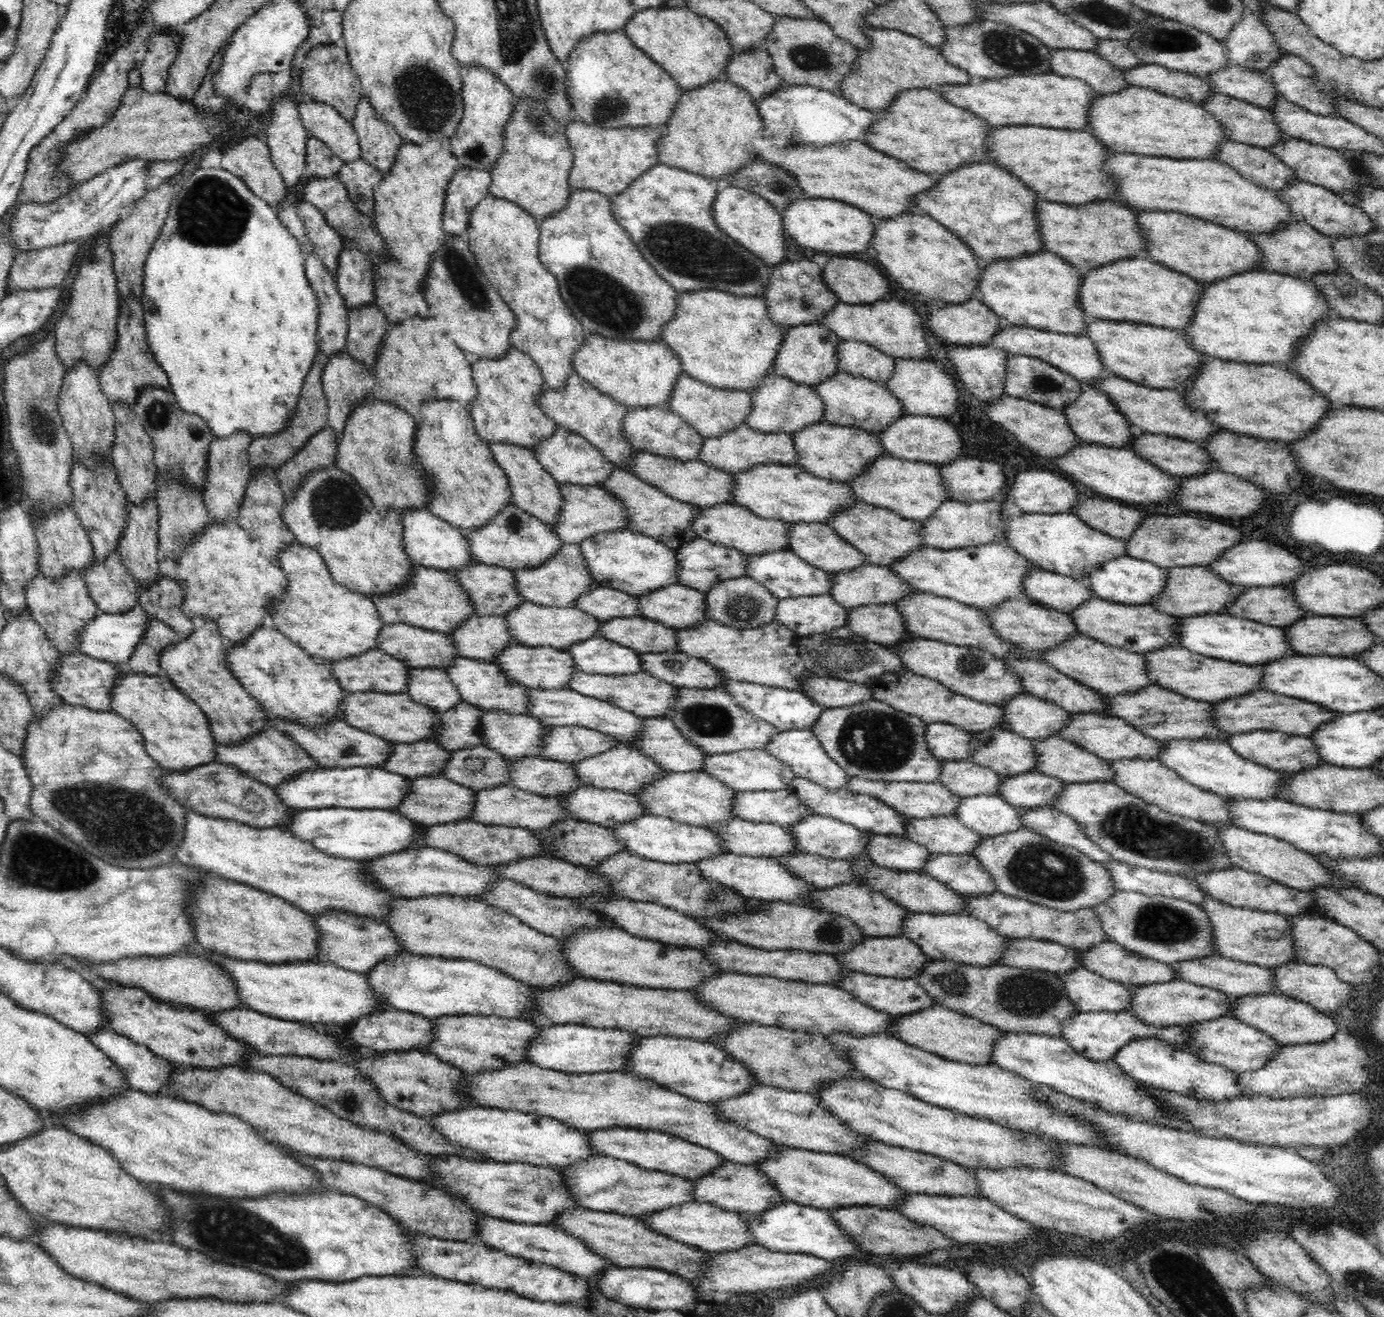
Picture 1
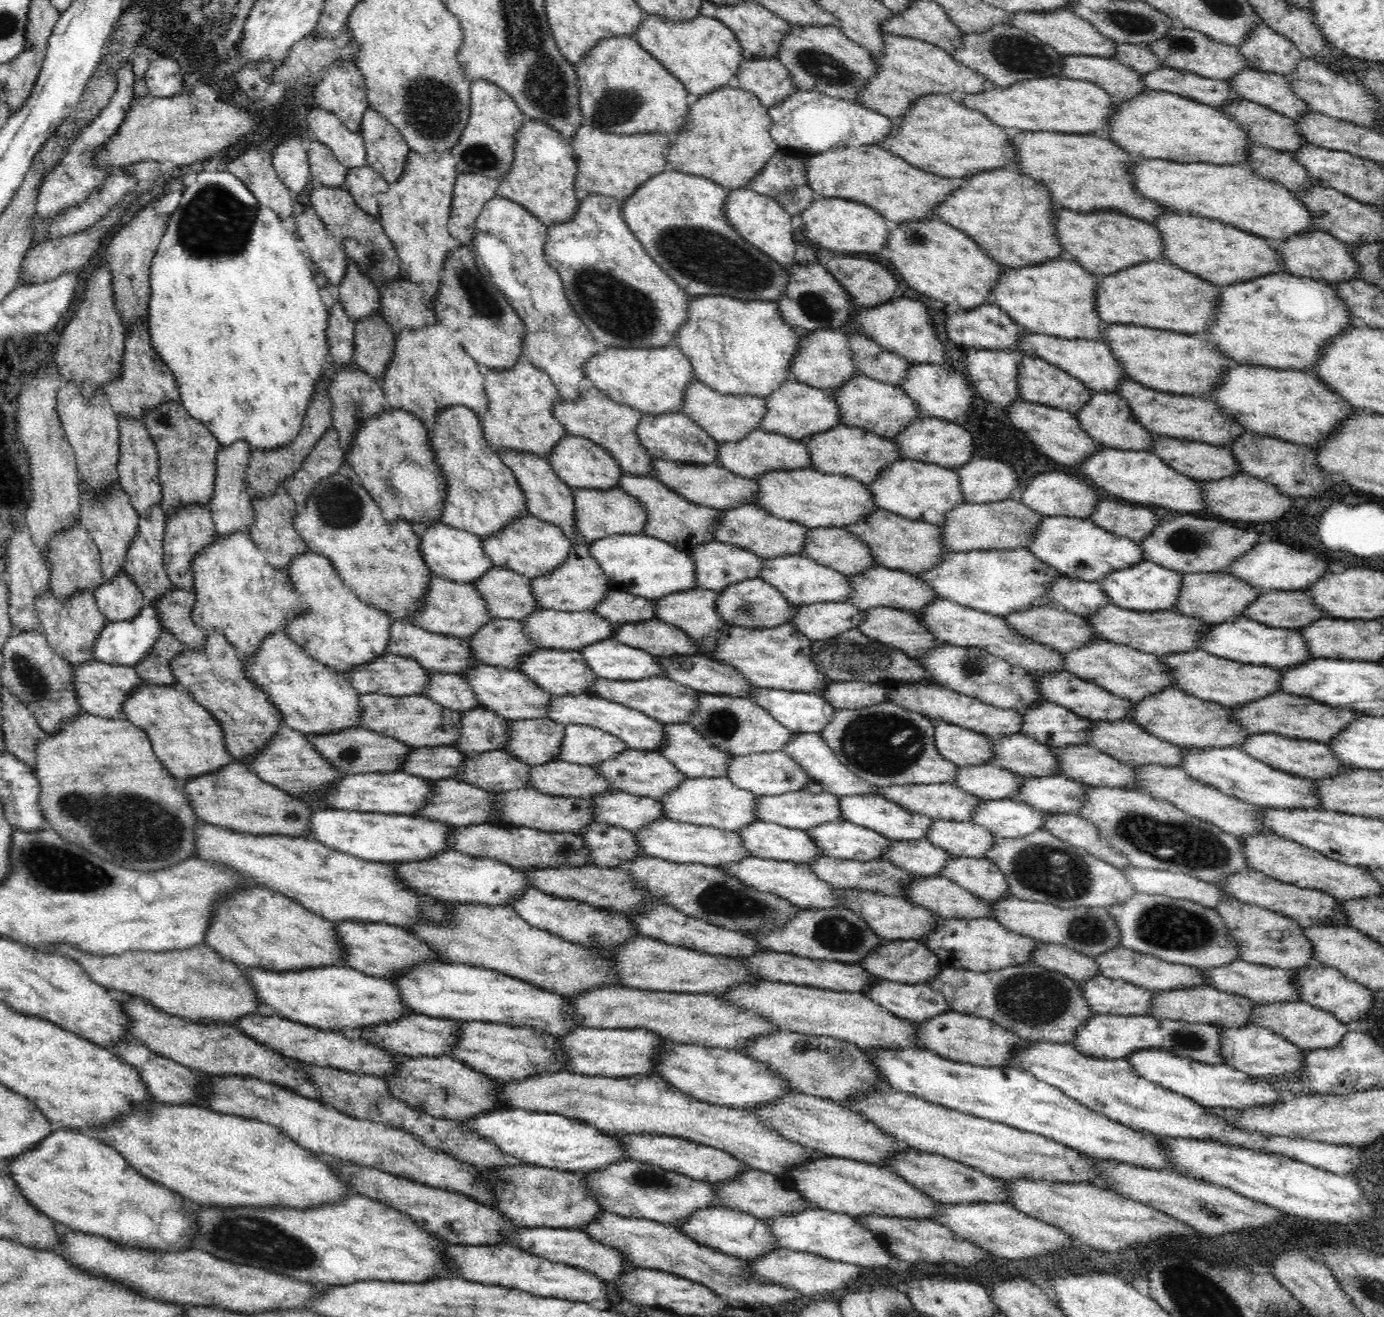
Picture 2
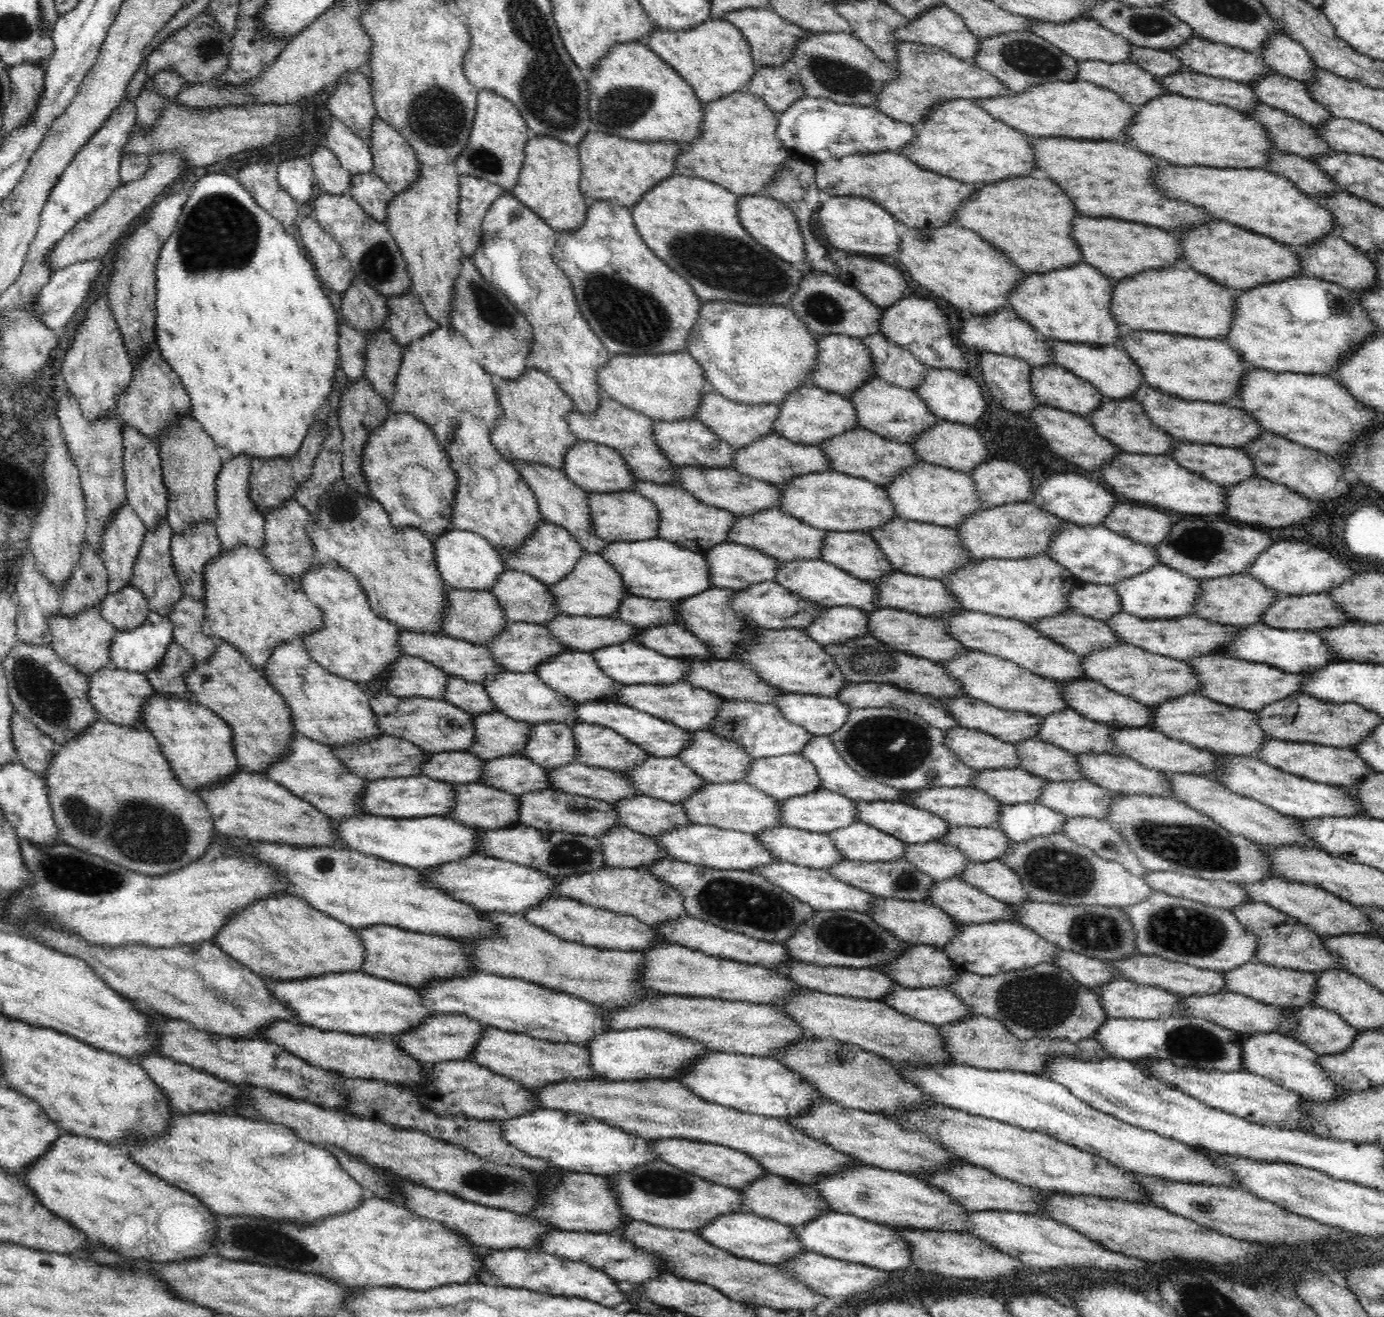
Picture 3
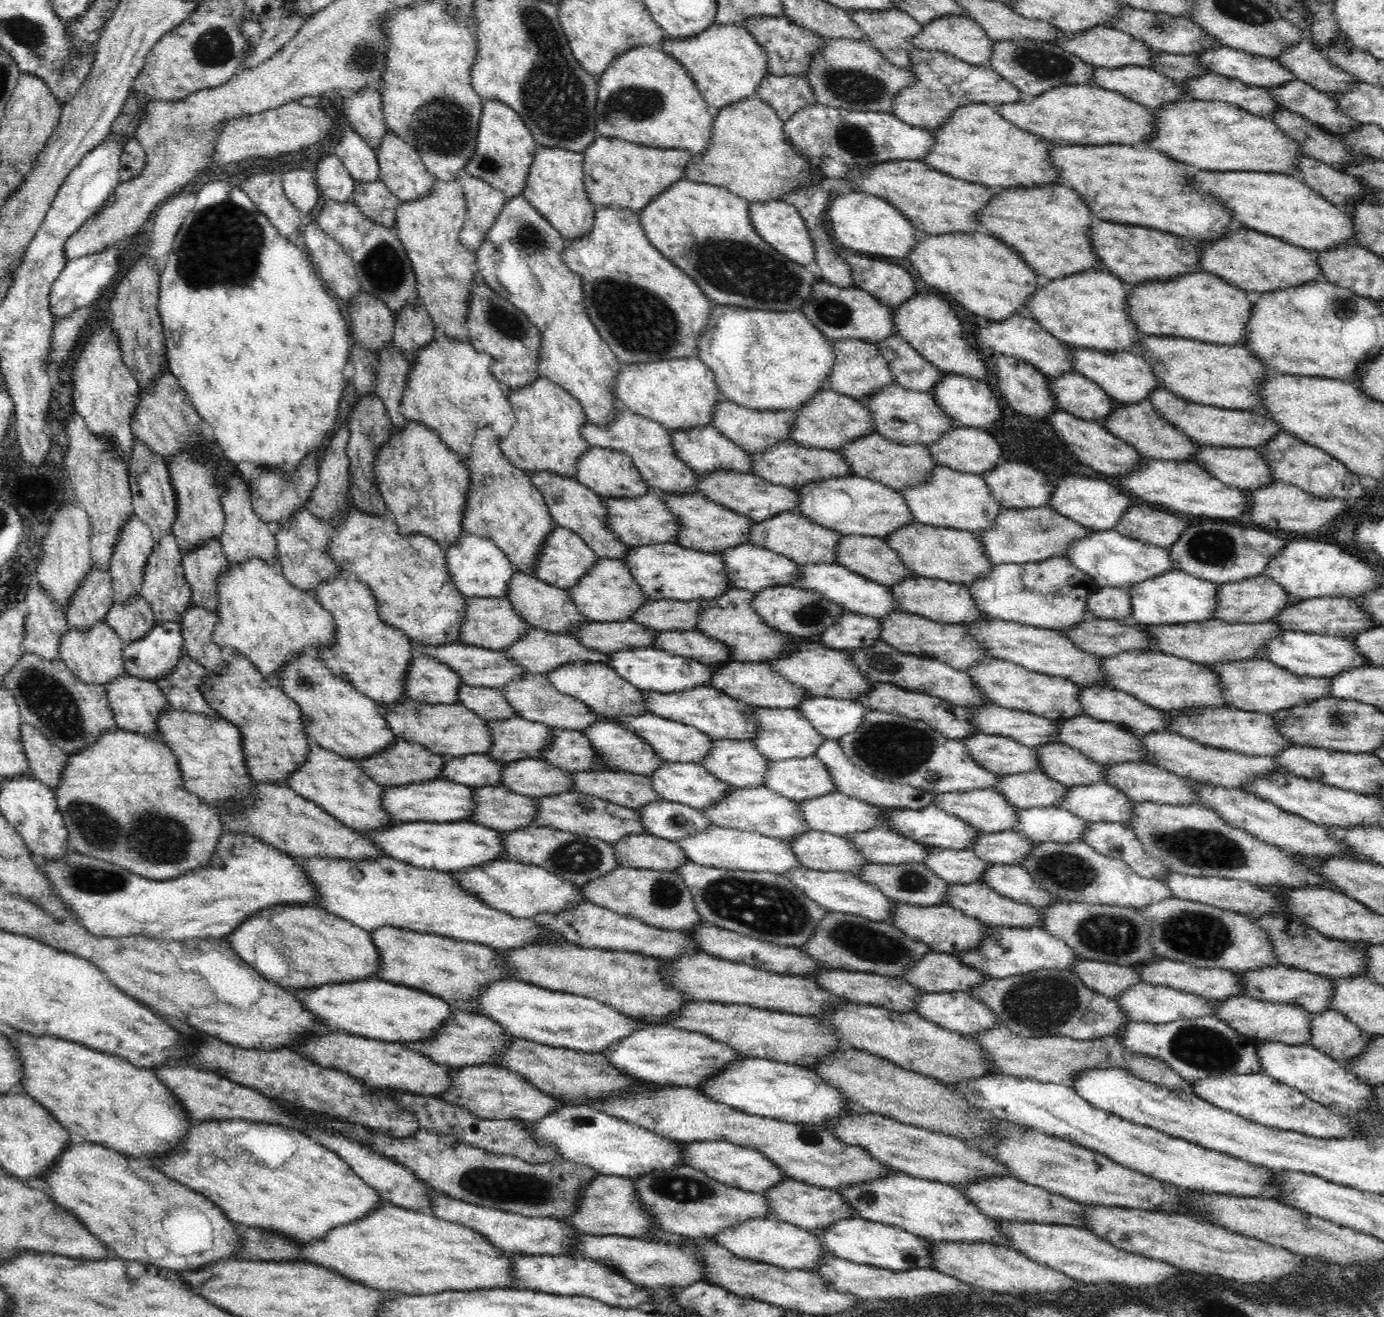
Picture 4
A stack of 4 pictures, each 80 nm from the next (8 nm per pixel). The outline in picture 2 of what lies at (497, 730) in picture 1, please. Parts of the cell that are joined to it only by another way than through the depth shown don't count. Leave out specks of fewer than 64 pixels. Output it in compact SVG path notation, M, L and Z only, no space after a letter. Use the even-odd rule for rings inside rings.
M546 717L533 719L507 719L511 735L503 748L520 762L528 765L555 761L561 749L565 726Z

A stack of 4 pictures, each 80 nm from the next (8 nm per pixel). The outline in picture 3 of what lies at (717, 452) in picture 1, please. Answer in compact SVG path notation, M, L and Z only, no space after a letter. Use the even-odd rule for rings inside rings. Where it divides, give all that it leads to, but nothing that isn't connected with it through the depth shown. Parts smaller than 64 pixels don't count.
M777 433L768 434L766 438L760 438L758 442L748 444L746 448L736 449L733 454L733 468L740 474L745 474L761 481L782 485L790 478L808 473L832 471L825 454L816 445L804 446L788 441Z

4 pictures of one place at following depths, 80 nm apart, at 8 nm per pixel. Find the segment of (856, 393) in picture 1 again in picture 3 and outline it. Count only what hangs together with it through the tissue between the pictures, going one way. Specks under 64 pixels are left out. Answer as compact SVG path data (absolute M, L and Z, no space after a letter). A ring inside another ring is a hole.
M872 378L856 388L850 396L850 403L856 409L855 420L862 429L870 430L891 442L908 444L914 436L924 434L928 428L934 428L941 419L930 413L926 403L920 399L916 390L901 388L884 380Z

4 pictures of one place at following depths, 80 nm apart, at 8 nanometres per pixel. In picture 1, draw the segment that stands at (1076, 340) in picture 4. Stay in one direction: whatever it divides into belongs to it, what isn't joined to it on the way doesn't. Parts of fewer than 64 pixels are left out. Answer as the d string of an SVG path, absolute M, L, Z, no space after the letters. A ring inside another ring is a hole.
M1046 250L1018 258L994 259L985 263L979 275L978 297L1000 318L1013 325L1080 335L1088 324L1078 302L1082 277L1063 258Z

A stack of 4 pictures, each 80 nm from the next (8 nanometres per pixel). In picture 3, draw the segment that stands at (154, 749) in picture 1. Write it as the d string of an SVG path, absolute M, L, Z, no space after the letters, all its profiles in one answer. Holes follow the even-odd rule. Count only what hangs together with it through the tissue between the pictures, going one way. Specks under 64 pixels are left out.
M154 693L143 706L141 720L145 720L143 724L157 740L181 785L190 791L225 781L240 768L231 744L231 728L206 706Z

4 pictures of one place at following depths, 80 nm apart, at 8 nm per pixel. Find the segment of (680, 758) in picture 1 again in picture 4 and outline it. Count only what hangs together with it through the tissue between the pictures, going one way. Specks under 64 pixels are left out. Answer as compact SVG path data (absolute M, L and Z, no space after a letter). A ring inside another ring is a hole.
M712 738L711 743L712 746L707 757L699 762L710 774L734 787L763 785L769 769L769 762L772 760L762 756L762 753L756 750L751 740Z

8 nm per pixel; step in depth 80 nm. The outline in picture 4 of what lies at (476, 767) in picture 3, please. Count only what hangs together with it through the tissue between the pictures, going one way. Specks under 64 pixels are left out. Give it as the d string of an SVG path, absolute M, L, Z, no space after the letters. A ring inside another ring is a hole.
M469 754L464 757L446 757L441 778L470 787L502 785L501 776L506 762L494 760L487 754Z

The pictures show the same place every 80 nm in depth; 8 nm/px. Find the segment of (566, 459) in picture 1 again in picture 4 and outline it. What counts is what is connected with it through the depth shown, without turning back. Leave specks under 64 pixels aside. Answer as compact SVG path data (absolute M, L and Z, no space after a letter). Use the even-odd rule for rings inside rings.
M592 447L578 457L575 479L604 499L636 498L650 490L632 458L626 453L610 448Z

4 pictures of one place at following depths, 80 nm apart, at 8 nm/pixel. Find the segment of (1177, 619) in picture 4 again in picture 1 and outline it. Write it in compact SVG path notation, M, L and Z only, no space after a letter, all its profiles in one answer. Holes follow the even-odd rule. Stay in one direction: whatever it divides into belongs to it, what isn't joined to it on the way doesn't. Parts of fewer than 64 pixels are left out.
M1124 555L1104 561L1097 569L1089 572L1083 580L1096 597L1104 600L1122 604L1151 604L1152 599L1162 594L1166 575L1167 569Z

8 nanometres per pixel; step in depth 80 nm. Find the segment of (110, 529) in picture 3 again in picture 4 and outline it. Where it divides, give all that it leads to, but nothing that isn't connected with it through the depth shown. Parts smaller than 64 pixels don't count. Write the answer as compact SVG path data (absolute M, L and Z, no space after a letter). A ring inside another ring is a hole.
M136 514L120 529L109 566L116 602L132 595L142 597L144 569L154 543L150 527Z

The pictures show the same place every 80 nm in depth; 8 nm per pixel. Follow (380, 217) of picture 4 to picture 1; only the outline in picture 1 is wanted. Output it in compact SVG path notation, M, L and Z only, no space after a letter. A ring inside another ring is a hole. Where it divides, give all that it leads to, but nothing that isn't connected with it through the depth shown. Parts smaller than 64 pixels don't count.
M363 159L343 163L339 170L339 179L347 188L348 196L354 206L363 214L373 218L373 186L382 180L383 173Z

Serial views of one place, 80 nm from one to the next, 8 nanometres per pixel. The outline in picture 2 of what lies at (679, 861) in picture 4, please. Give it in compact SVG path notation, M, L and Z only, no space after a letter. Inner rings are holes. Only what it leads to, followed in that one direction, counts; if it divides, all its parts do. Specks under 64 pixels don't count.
M590 823L585 831L576 835L581 835L588 845L593 866L617 868L644 855L633 832L617 826Z

